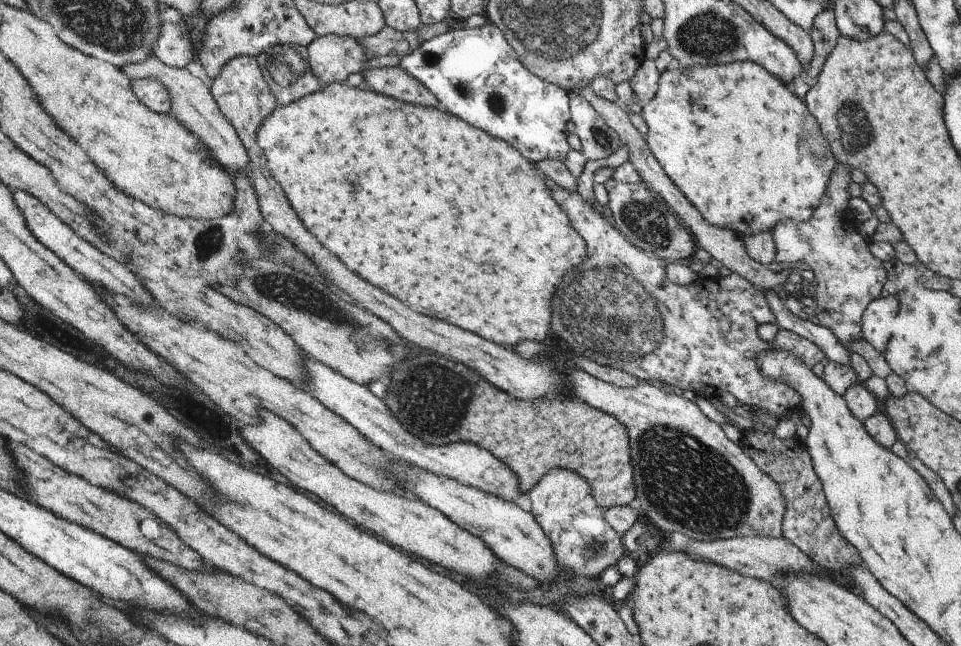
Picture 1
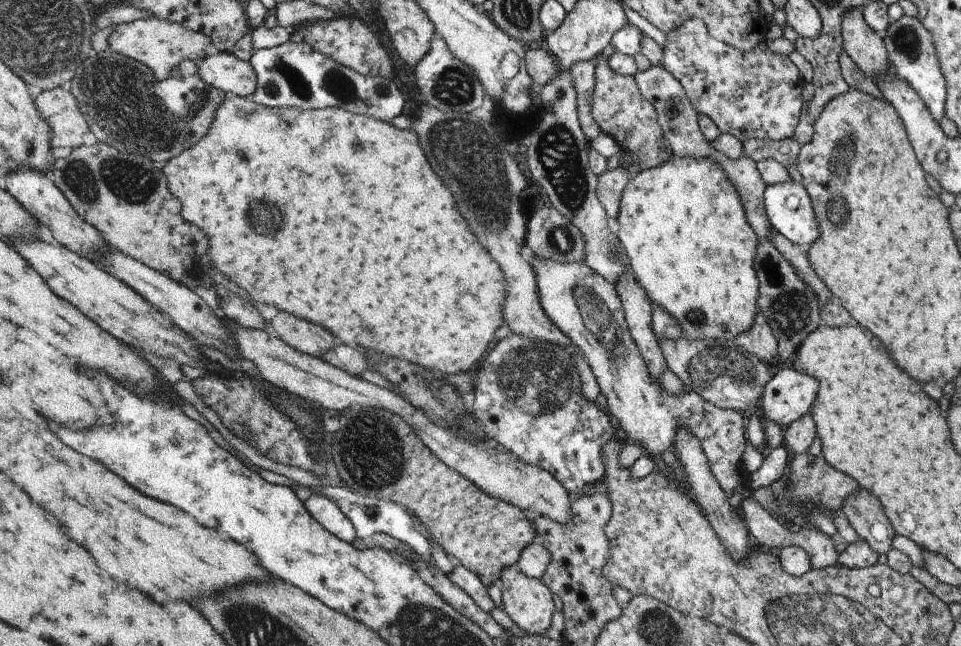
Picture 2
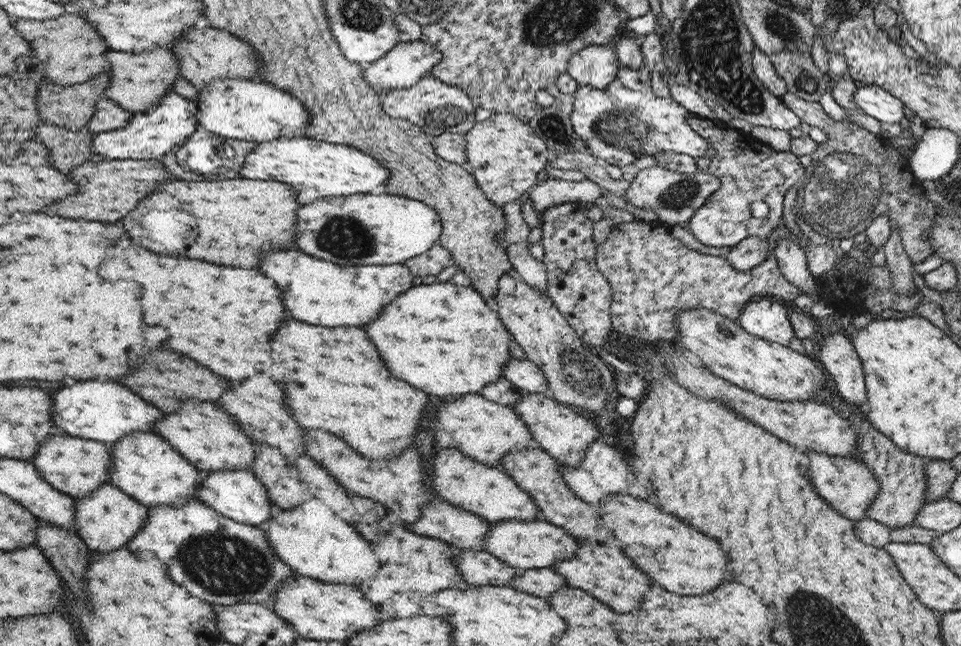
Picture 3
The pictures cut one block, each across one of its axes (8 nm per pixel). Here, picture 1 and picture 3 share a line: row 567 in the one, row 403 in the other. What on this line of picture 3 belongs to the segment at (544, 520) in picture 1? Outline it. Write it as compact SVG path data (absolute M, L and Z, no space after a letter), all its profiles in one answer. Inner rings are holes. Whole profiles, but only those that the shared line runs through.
M515 269L500 278L496 302L498 316L512 334L526 358L542 368L548 380L548 395L561 405L582 415L608 408L615 383L614 370L592 349L582 344L578 333L568 324L549 294L540 294L518 277Z

